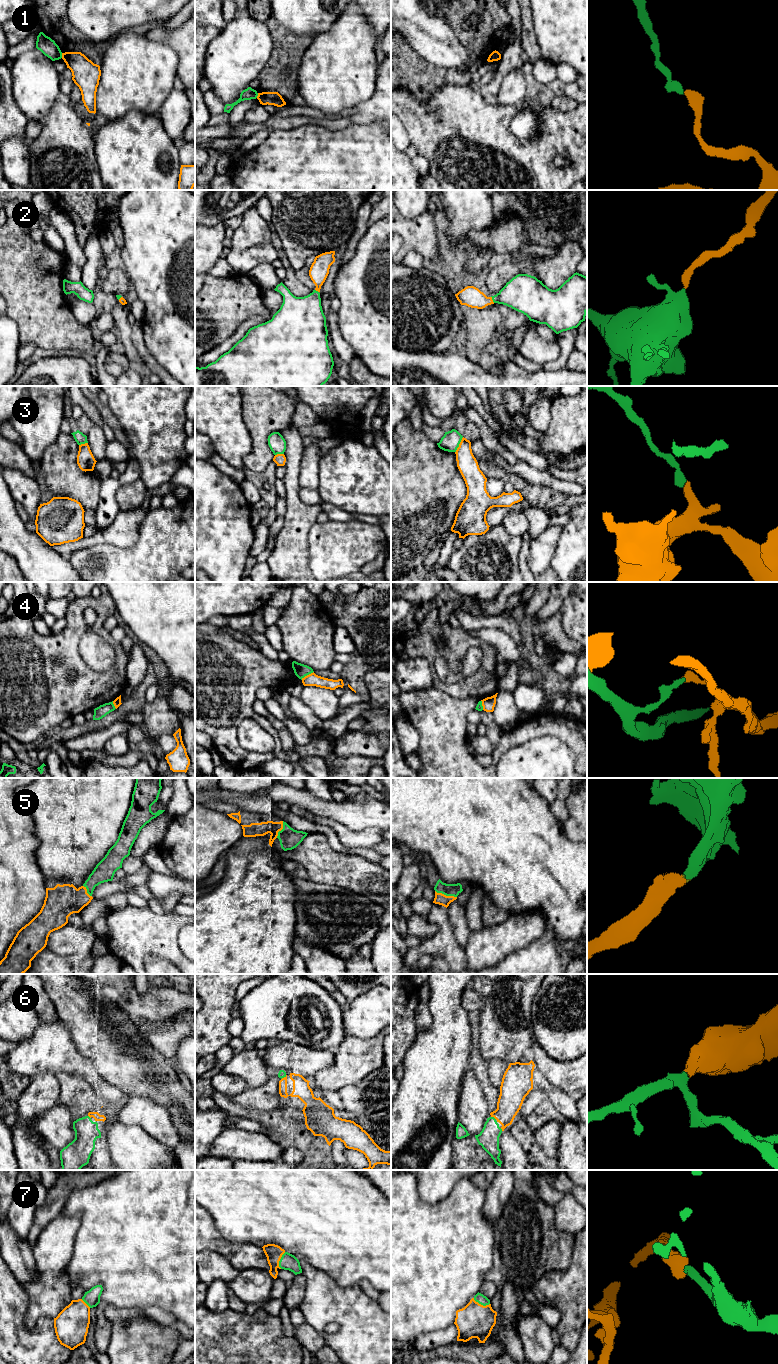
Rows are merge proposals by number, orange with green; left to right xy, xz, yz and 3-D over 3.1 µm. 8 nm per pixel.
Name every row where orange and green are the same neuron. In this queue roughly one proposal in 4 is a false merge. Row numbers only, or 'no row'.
2, 5, 6, 7

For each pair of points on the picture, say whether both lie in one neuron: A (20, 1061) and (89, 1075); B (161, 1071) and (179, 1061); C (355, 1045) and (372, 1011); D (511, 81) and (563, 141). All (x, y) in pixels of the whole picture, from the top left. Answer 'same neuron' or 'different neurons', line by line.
A: same neuron
B: different neurons
C: different neurons
D: different neurons

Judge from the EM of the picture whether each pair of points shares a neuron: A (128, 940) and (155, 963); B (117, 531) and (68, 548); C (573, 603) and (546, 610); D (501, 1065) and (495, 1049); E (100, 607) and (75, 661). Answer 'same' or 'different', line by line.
A: different
B: same
C: different
D: different
E: same

